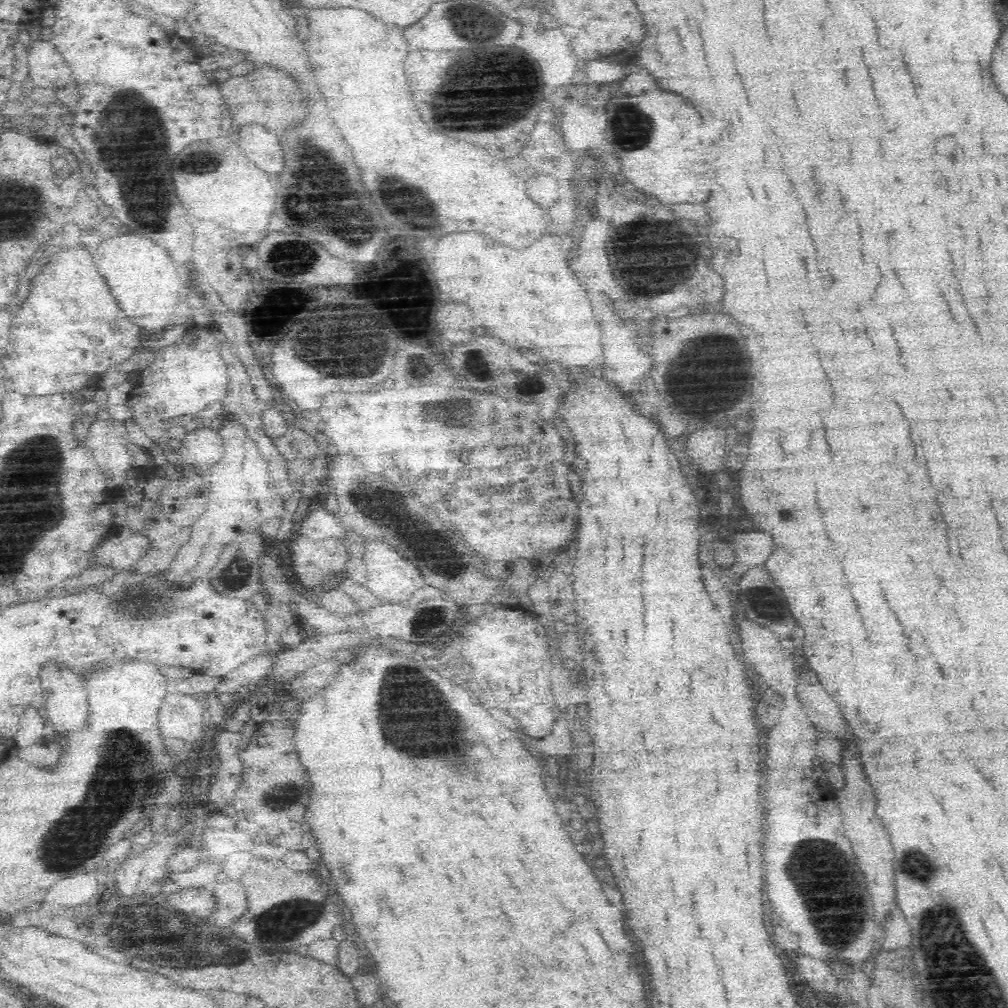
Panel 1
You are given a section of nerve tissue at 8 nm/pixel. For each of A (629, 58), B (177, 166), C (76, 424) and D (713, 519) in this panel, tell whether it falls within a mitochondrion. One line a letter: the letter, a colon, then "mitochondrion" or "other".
A: other
B: mitochondrion
C: other
D: other

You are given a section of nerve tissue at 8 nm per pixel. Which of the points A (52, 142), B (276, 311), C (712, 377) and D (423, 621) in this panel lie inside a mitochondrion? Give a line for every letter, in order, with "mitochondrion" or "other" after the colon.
A: other
B: other
C: mitochondrion
D: mitochondrion

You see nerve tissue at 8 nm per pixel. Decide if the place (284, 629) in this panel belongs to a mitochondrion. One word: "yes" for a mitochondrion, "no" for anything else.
no

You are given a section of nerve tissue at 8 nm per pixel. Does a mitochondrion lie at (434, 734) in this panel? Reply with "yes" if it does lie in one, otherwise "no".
yes

